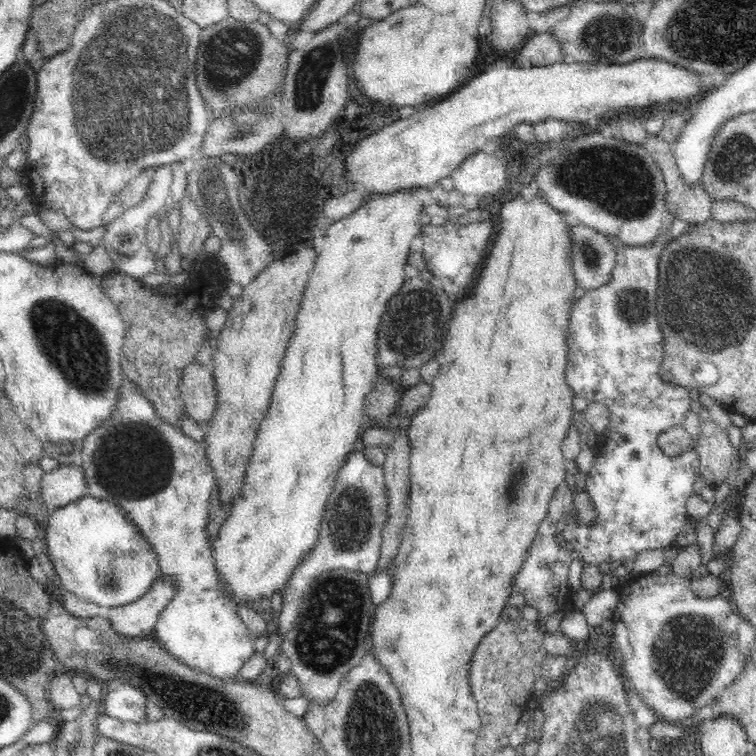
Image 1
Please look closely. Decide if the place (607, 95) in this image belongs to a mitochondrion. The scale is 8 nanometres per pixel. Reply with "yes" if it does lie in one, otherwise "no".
no

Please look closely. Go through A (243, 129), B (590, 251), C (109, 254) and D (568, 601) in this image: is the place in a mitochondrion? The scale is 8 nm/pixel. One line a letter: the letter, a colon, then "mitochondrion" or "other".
A: mitochondrion
B: mitochondrion
C: other
D: other

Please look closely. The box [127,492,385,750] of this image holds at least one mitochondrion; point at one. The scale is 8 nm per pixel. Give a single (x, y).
(331, 631)

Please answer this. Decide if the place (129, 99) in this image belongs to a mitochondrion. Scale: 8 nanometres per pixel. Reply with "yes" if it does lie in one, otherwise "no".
yes

